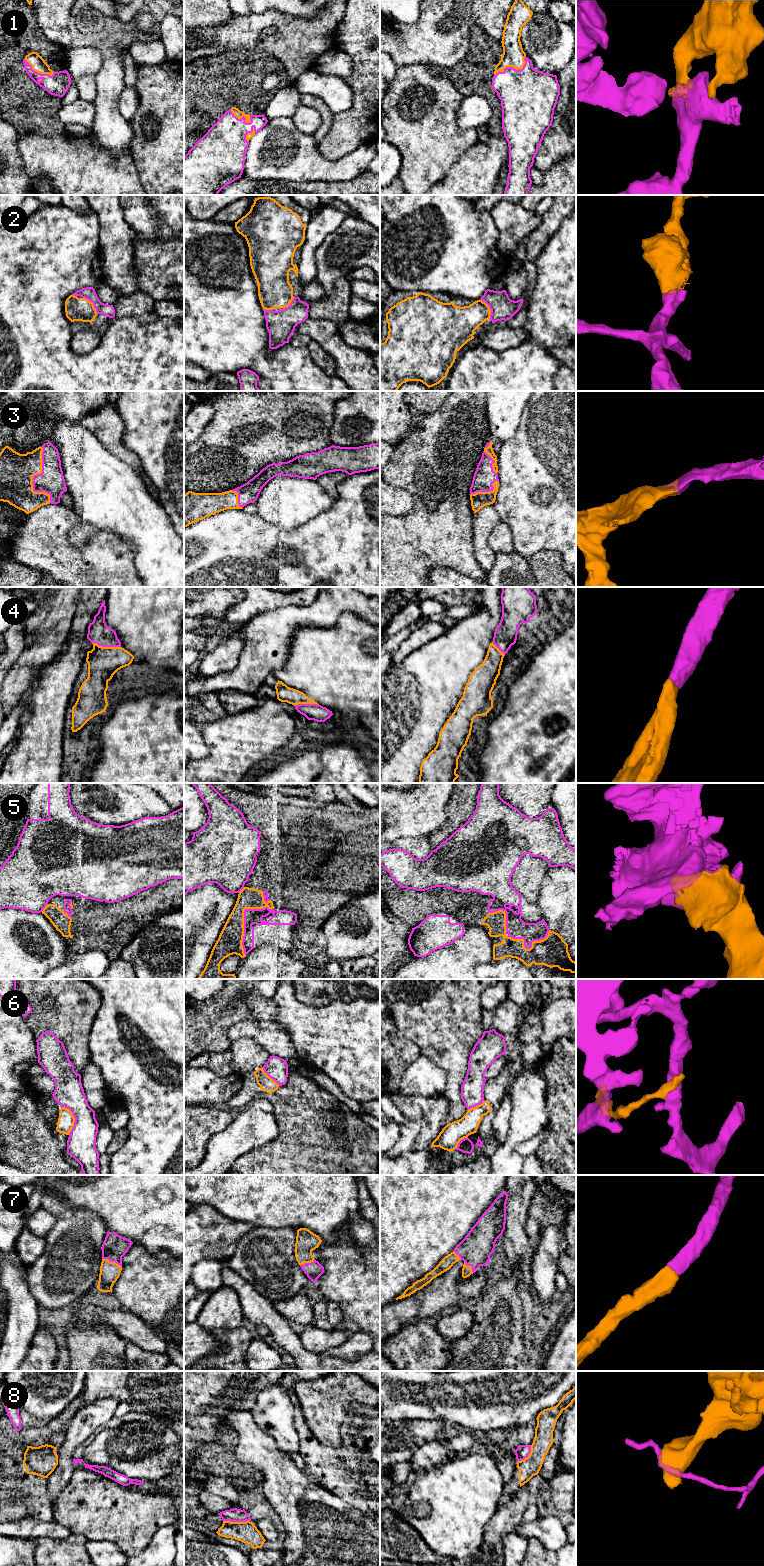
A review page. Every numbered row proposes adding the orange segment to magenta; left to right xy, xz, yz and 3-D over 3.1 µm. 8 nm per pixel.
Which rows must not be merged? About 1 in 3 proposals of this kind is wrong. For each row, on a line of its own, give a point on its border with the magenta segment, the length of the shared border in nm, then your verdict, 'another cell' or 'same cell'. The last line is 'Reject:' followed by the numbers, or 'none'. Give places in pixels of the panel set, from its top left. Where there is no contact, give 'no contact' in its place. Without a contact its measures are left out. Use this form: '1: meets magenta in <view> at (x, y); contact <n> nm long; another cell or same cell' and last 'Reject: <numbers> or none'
1: meets magenta in yz at (513, 68); contact 300 nm long; same cell
2: meets magenta in xy at (93, 304); contact 190 nm long; same cell
3: meets magenta in xy at (32, 477); contact 460 nm long; same cell
4: meets magenta in xy at (106, 646); contact 240 nm long; same cell
5: meets magenta in xz at (244, 918); contact 440 nm long; another cell
6: meets magenta in xy at (75, 1119); contact 240 nm long; another cell
7: meets magenta in xy at (112, 1261); contact 180 nm long; same cell
8: meets magenta in xz at (236, 1521); contact 220 nm long; another cell
Reject: 5, 6, 8

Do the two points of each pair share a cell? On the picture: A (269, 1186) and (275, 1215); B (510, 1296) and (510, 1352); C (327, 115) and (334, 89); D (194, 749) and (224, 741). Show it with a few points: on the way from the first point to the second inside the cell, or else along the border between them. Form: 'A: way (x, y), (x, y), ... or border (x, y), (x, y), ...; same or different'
A: way (275, 1193), (275, 1208); same
B: way (506, 1310), (506, 1338); same
C: border (309, 94), (318, 96), (333, 114); different
D: border (200, 726), (208, 755), (194, 760); different

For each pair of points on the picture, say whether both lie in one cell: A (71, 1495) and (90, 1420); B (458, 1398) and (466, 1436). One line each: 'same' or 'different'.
A: different
B: different

